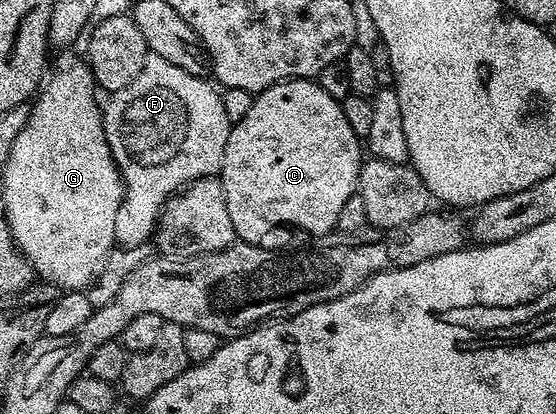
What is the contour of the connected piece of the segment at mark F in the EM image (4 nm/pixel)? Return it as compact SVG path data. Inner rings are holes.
M148 52L137 79L106 99L102 106L105 139L123 177L123 202L117 207L115 240L123 247L140 245L152 240L168 201L194 181L216 176L222 170L225 143L229 143L233 123L229 115L225 115L222 92L207 77L189 75L189 71L181 71L181 67L153 52Z

